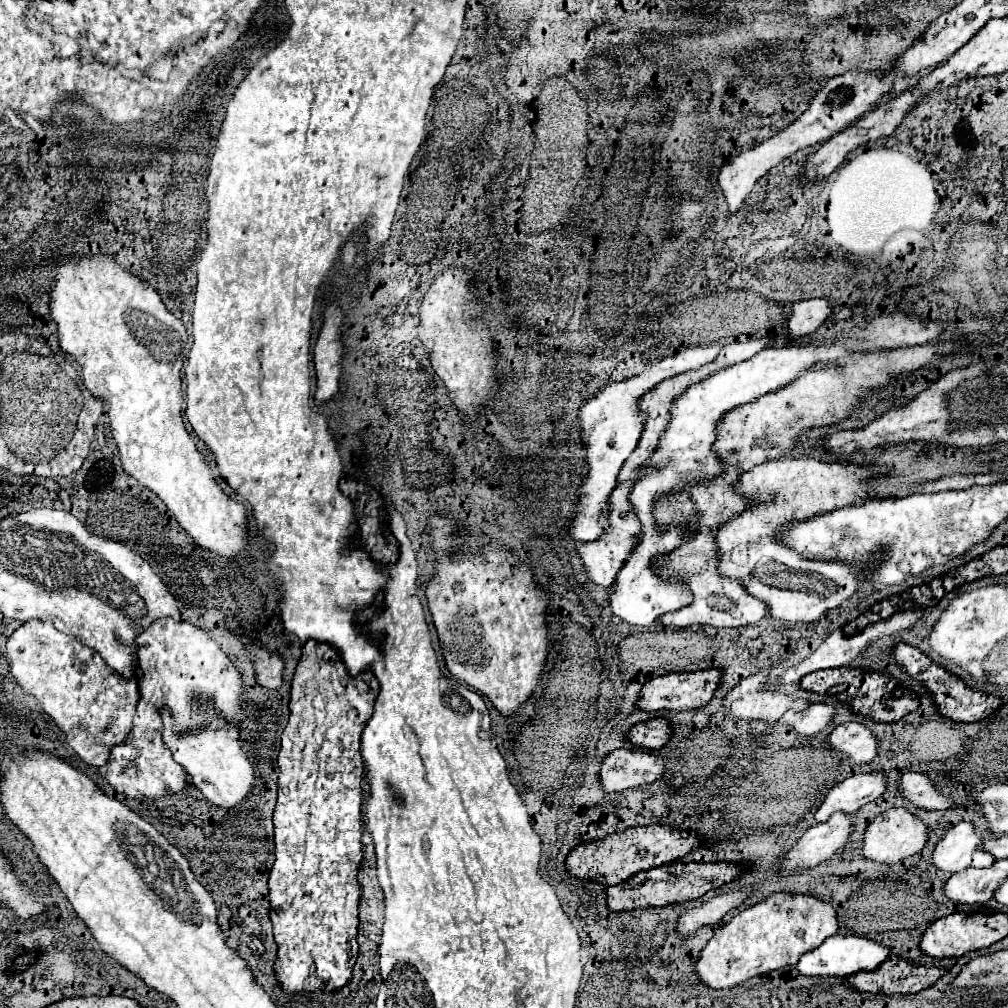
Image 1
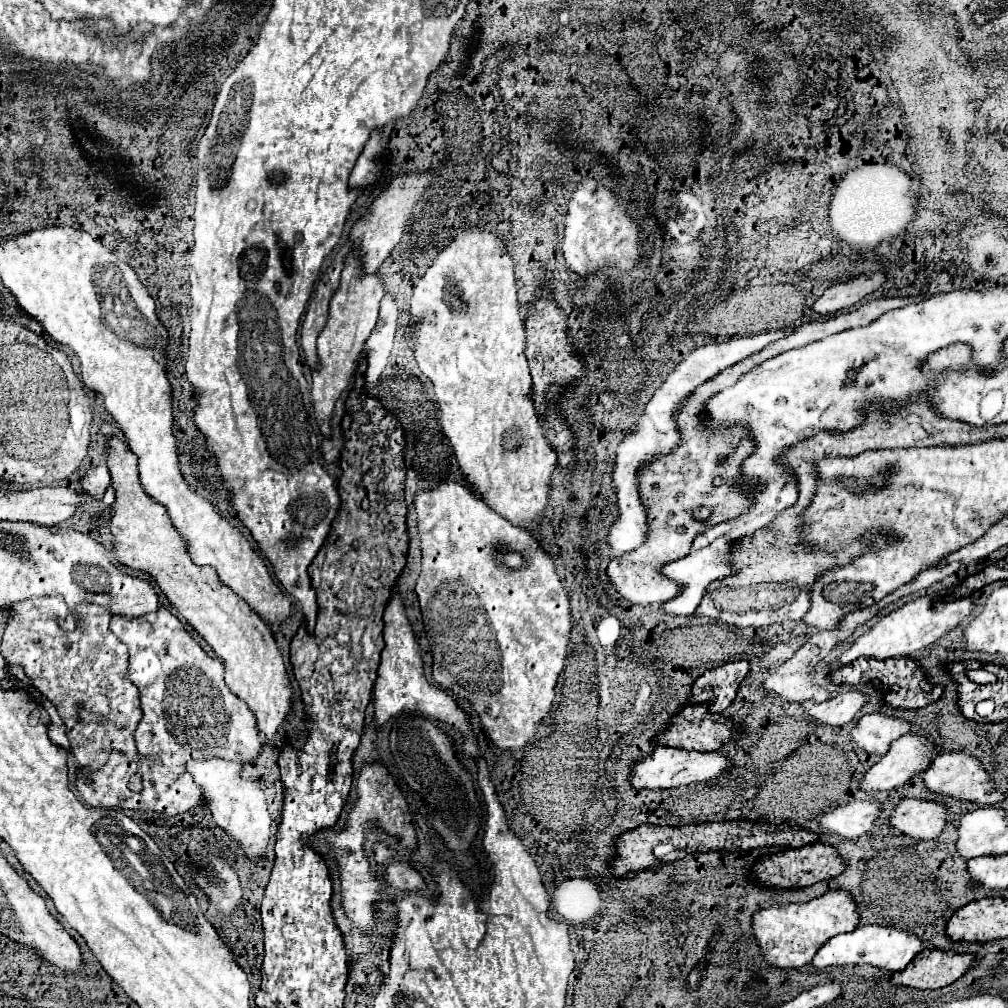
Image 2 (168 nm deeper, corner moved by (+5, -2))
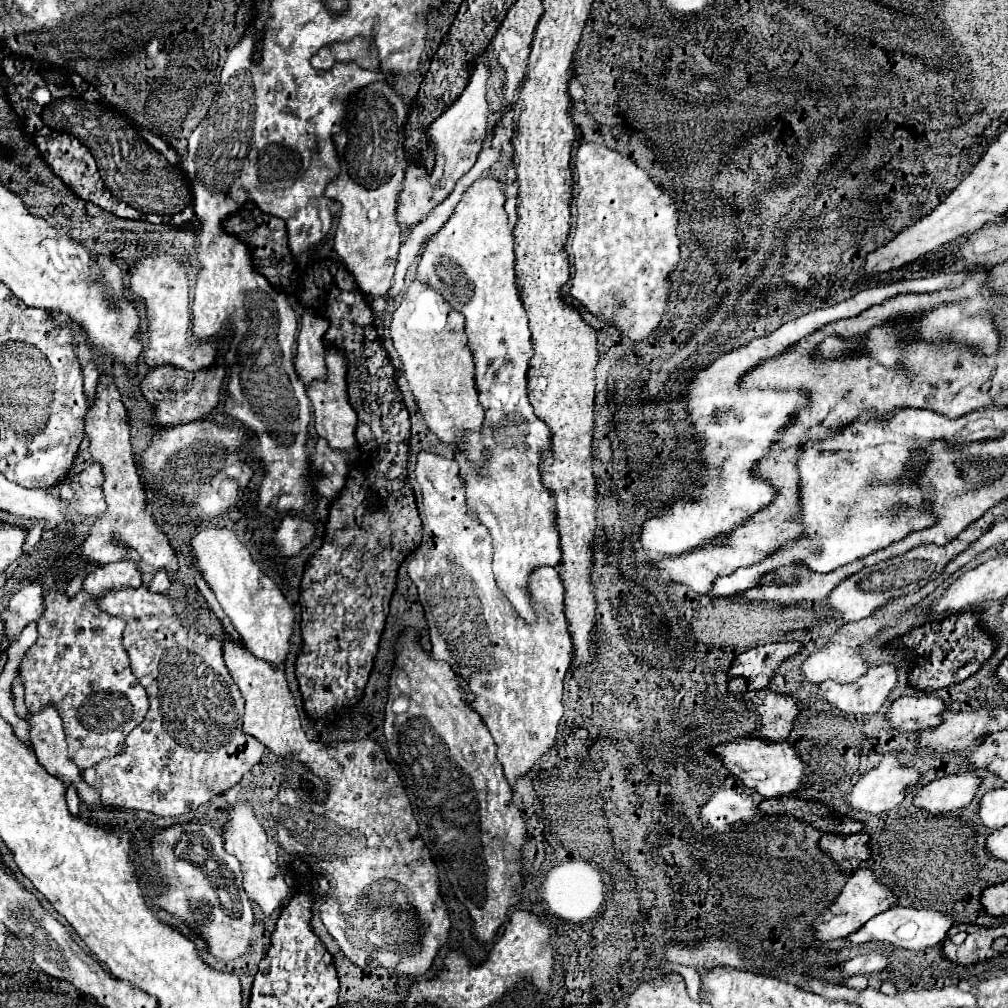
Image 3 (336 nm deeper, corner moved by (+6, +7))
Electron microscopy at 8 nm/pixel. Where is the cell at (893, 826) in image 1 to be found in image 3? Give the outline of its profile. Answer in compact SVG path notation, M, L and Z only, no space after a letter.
M975 771L947 775L923 785L913 797L913 803L929 813L957 811L973 801L981 781Z

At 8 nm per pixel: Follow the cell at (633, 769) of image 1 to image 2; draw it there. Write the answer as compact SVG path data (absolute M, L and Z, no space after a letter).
M658 746L652 754L642 756L630 764L628 782L632 788L648 788L648 790L674 788L674 786L686 786L690 782L712 780L720 776L726 768L730 768L730 762L718 752L688 752L688 750Z

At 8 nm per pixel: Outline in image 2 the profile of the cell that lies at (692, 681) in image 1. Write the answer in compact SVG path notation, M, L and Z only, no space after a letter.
M740 660L740 662L726 662L714 670L706 670L702 676L698 676L694 682L692 682L692 688L690 688L690 704L708 704L708 710L710 712L722 712L726 710L732 700L736 698L736 690L742 682L742 678L746 676L748 672L748 662Z

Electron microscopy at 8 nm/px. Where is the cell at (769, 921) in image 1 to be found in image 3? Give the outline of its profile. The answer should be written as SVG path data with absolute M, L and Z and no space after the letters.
M857 869L853 873L853 877L847 881L847 885L843 887L839 899L815 921L813 933L821 941L849 937L853 931L859 931L859 927L863 927L871 917L891 909L893 905L897 905L895 891L891 887L885 887L885 883L881 883L877 879L875 871L871 871L871 869Z

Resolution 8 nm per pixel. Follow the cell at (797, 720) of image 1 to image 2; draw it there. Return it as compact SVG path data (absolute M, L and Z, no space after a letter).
M846 692L838 694L826 702L802 702L802 710L814 718L816 722L824 726L844 726L852 722L858 714L858 710L866 704L866 696L860 692Z

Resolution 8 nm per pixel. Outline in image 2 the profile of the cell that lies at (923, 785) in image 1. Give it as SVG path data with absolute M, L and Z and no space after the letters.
M950 752L950 754L936 756L934 764L930 764L930 768L926 768L926 772L922 772L922 780L924 780L924 786L928 788L928 792L952 796L960 802L972 802L978 806L994 806L996 802L1004 800L1004 792L996 790L992 786L992 782L988 780L988 774L980 766L980 762L972 756L968 756L966 752Z

